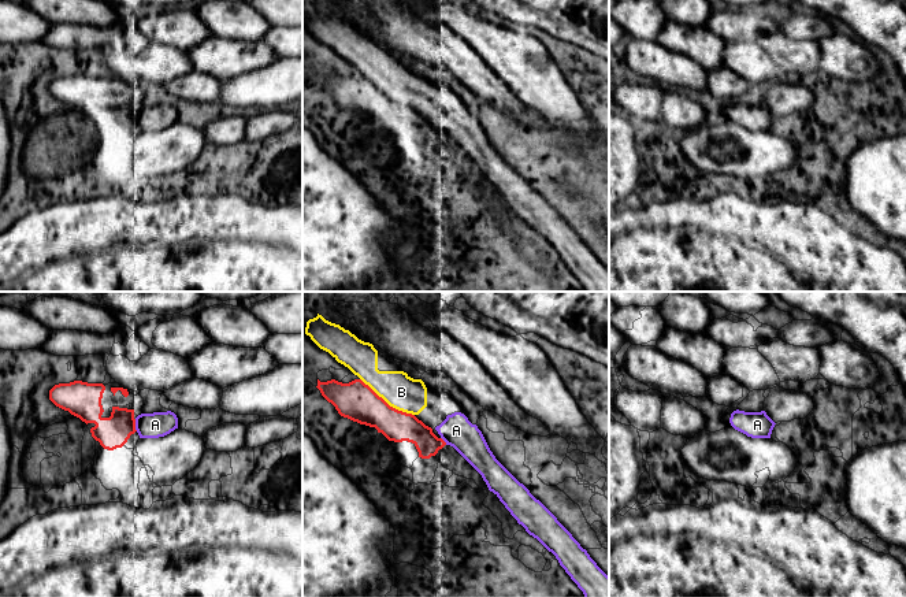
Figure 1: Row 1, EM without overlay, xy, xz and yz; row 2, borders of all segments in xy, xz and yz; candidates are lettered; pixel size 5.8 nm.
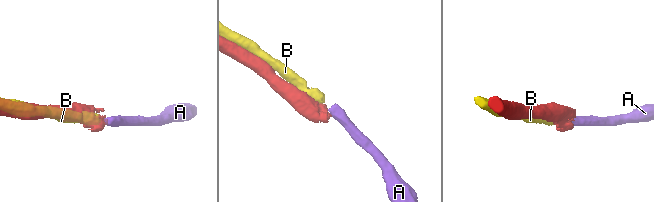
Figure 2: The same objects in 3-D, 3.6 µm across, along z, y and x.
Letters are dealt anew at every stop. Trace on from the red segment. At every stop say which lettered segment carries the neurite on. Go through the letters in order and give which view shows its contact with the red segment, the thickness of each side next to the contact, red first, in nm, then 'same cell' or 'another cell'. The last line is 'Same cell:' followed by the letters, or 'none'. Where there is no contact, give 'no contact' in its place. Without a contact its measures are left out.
A: meets red in xy; 190 nm thick on the red side, 150 nm on the other; another cell
B: meets red in xz; 220 nm thick on the red side, 200 nm on the other; another cell
Same cell: none

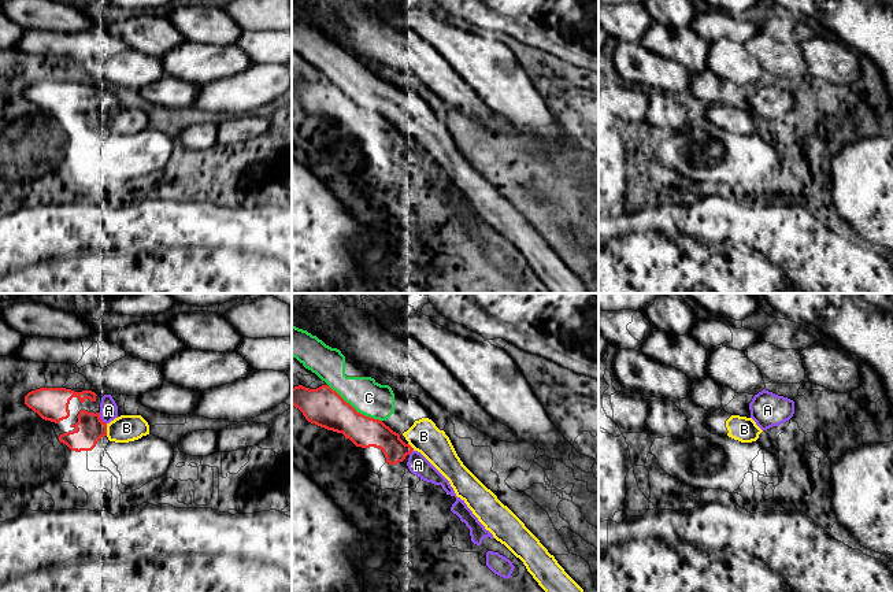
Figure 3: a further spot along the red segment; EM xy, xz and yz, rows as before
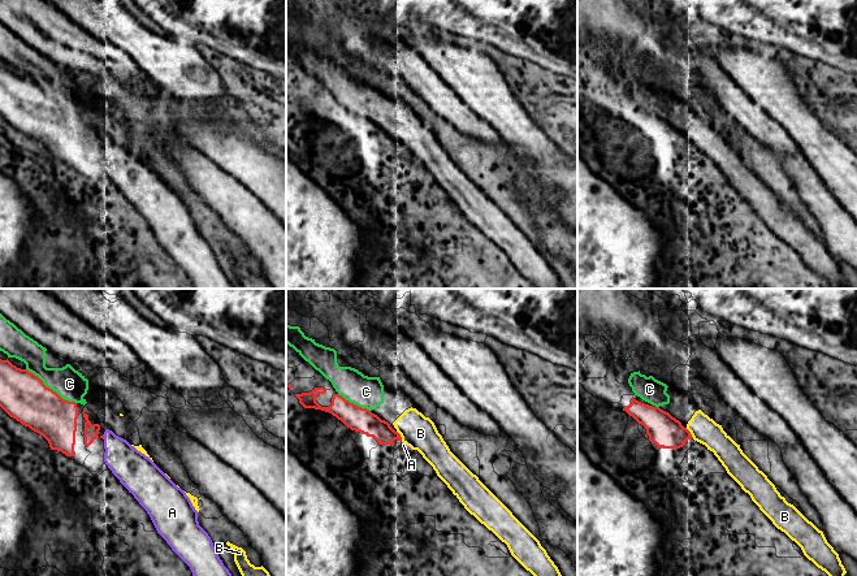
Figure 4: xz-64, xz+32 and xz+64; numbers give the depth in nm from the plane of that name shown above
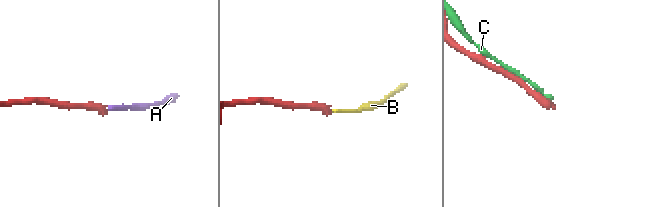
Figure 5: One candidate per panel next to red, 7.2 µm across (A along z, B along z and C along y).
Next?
A: meets red in xy; 160 nm thick on the red side, 110 nm on the other; same cell
B: meets red in xy; 160 nm thick on the red side, 160 nm on the other; another cell
C: meets red in xz; 220 nm thick on the red side, 200 nm on the other; another cell
Same cell: A

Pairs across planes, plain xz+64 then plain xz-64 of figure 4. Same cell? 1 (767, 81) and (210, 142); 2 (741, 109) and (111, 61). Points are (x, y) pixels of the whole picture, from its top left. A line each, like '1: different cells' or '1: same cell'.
1: different cells
2: same cell

